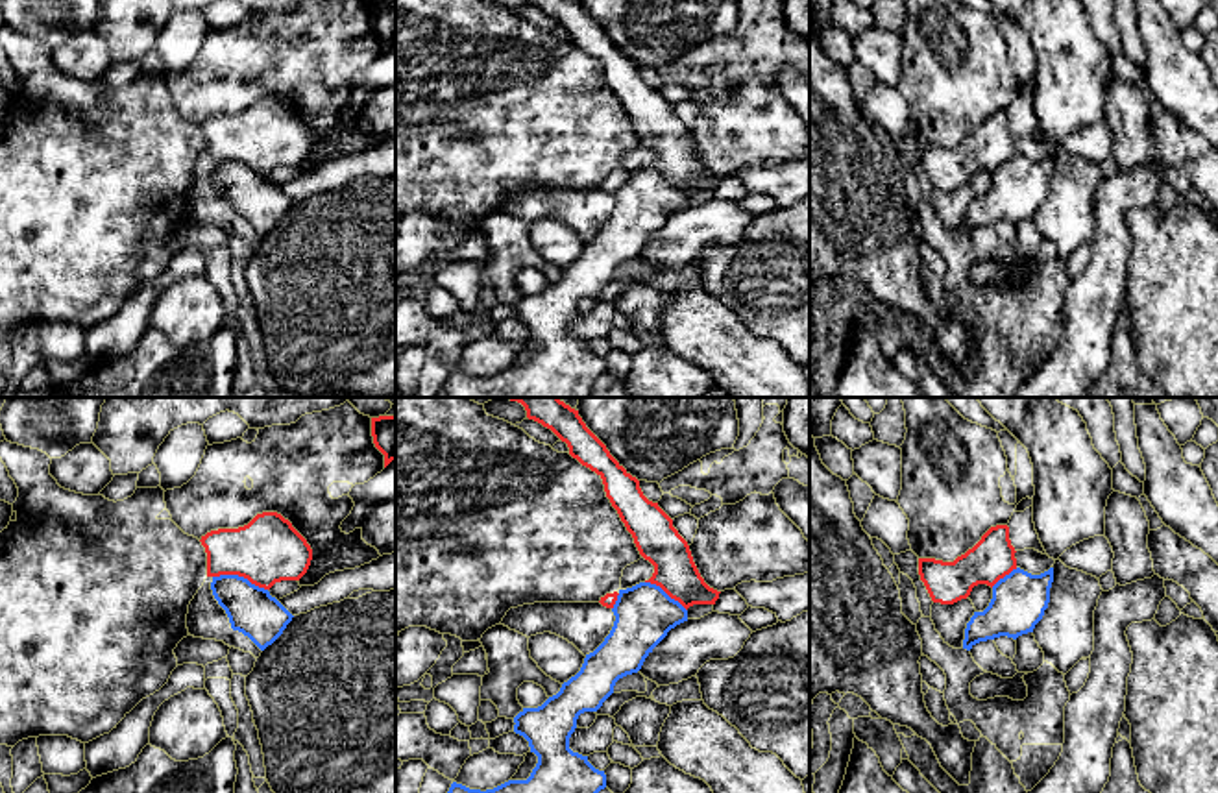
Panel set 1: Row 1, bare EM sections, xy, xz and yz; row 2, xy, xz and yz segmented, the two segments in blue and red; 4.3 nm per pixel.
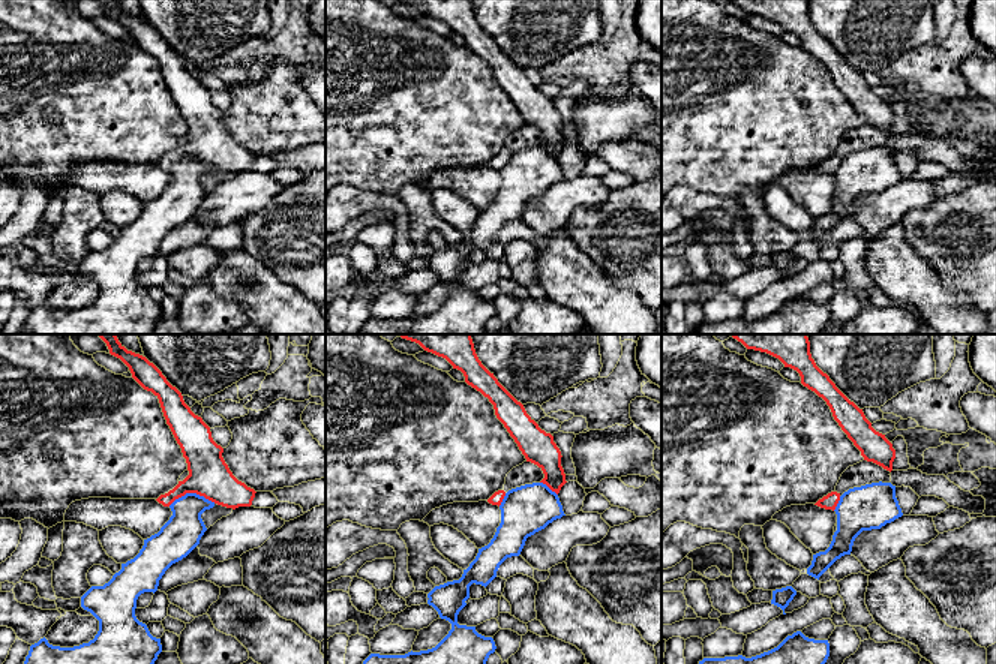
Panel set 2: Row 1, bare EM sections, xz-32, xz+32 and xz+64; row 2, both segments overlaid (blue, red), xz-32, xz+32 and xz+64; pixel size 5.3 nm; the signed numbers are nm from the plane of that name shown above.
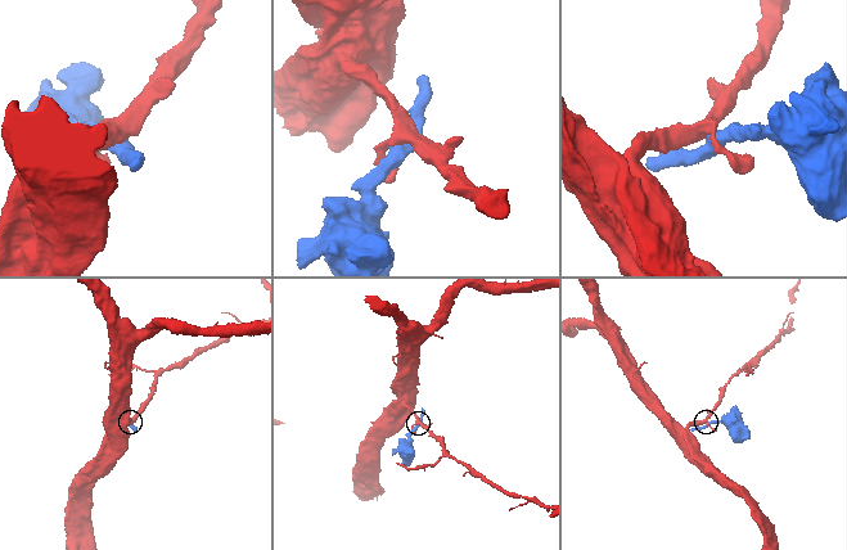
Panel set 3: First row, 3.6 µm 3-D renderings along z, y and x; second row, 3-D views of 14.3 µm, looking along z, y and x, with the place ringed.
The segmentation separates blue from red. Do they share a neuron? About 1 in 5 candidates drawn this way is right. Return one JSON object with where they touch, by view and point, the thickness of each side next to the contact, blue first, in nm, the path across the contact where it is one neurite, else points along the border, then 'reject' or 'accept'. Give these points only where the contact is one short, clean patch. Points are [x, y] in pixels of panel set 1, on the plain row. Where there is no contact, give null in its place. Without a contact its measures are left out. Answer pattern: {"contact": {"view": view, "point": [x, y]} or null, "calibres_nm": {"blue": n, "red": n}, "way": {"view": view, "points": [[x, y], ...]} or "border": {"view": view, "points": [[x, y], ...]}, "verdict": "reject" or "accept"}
{"contact": {"view": "xy", "point": [241, 163]}, "calibres_nm": {"blue": 220, "red": 300}, "border": {"view": "xy", "points": [[213, 161], [243, 161], [267, 176]]}, "verdict": "reject"}

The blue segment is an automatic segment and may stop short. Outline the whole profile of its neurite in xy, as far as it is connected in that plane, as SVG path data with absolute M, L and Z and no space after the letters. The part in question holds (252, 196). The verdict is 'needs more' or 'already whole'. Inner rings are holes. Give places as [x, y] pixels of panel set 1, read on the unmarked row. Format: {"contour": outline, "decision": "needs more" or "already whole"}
{"contour": "M213 163L211 176L231 214L248 222L261 237L272 231L294 203L268 176L244 163Z", "decision": "already whole"}

